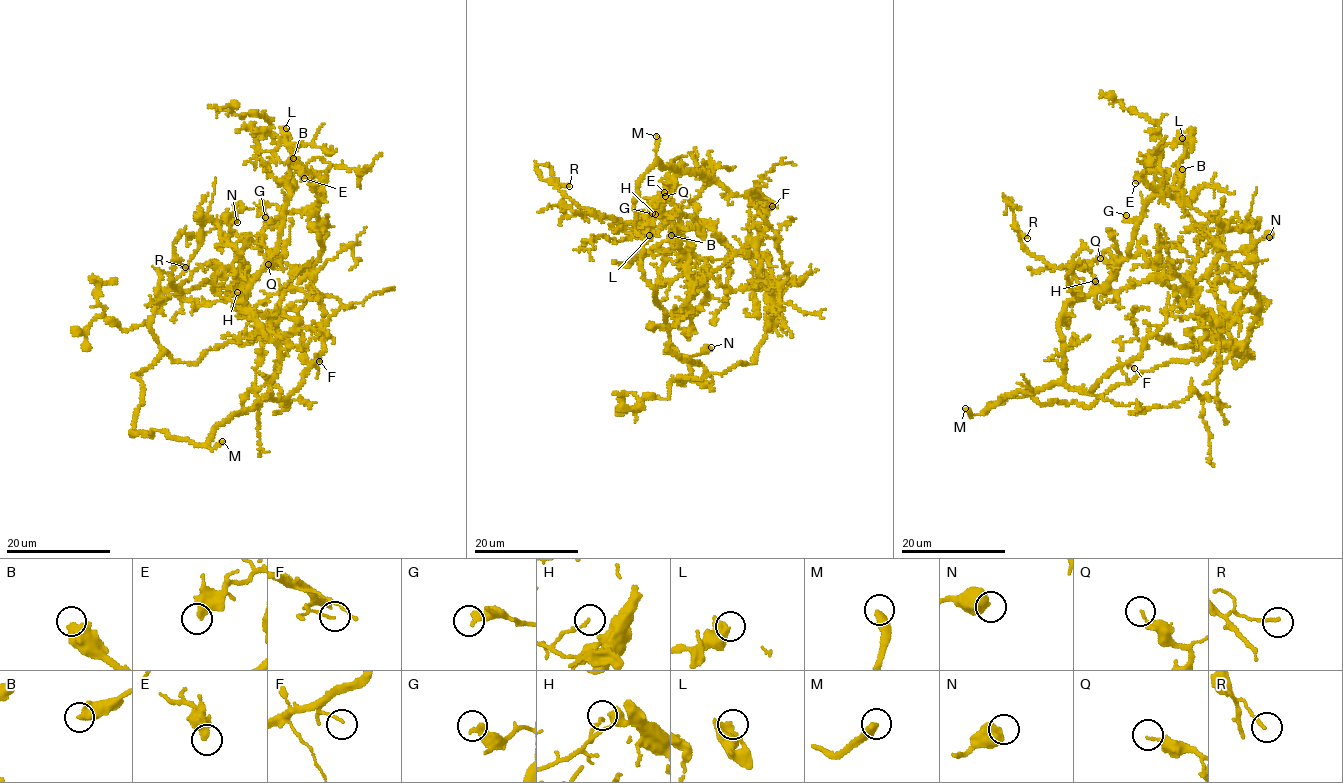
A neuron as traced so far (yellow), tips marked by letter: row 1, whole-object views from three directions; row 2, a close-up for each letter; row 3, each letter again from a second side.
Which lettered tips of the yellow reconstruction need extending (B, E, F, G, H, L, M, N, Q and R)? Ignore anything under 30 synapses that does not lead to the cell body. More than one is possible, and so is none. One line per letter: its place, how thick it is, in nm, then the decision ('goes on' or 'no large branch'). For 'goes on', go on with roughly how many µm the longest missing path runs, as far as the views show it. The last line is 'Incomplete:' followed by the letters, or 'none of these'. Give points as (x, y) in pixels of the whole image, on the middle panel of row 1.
B: at (671, 235); 600 nm thick; no large branch
E: at (664, 192); 440 nm thick; no large branch
F: at (772, 206); 120 nm thick; no large branch
G: at (652, 213); 320 nm thick; no large branch
H: at (655, 214); 130 nm thick; no large branch
L: at (649, 235); 360 nm thick; no large branch
M: at (656, 136); 440 nm thick; goes on; about 100 µm are missing
N: at (711, 347); 700 nm thick; no large branch
Q: at (665, 196); 190 nm thick; no large branch
R: at (569, 186); 140 nm thick; no large branch
Incomplete: M

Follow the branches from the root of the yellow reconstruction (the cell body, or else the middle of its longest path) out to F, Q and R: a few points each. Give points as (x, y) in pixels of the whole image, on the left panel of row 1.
F: (281, 399), (295, 392), (316, 358), (319, 361)
Q: (281, 399), (273, 400), (270, 394), (278, 345), (255, 315), (240, 308), (253, 281), (271, 267), (268, 264)
R: (281, 399), (270, 394), (278, 345), (255, 315), (209, 282), (180, 293), (172, 268), (185, 267)

